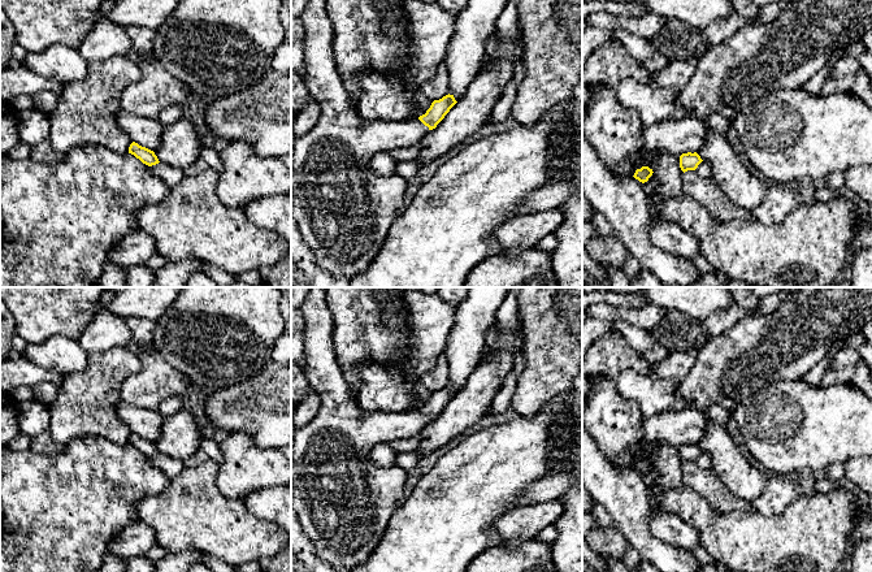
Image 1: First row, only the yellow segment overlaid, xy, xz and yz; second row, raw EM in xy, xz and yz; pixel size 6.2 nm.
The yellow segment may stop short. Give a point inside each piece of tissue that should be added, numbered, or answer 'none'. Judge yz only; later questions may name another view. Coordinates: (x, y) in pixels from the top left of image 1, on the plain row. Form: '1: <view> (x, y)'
none

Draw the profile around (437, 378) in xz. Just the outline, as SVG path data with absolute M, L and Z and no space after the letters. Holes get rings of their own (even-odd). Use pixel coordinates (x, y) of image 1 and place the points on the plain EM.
M441 354L435 359L434 367L428 373L425 373L424 384L433 393L439 391L447 386L448 376L450 370L447 358L444 354Z

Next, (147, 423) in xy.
M120 400L116 413L139 437L151 442L161 437L165 417L156 408L136 407Z

